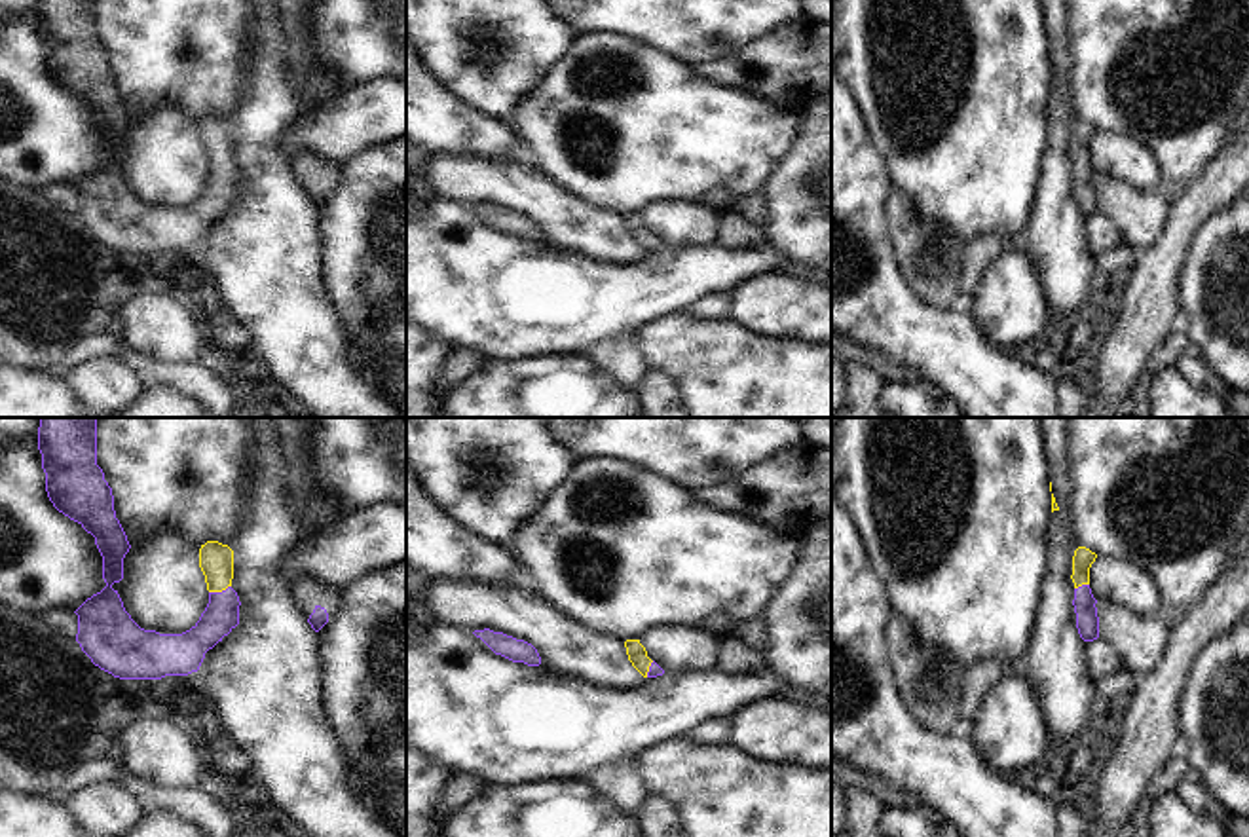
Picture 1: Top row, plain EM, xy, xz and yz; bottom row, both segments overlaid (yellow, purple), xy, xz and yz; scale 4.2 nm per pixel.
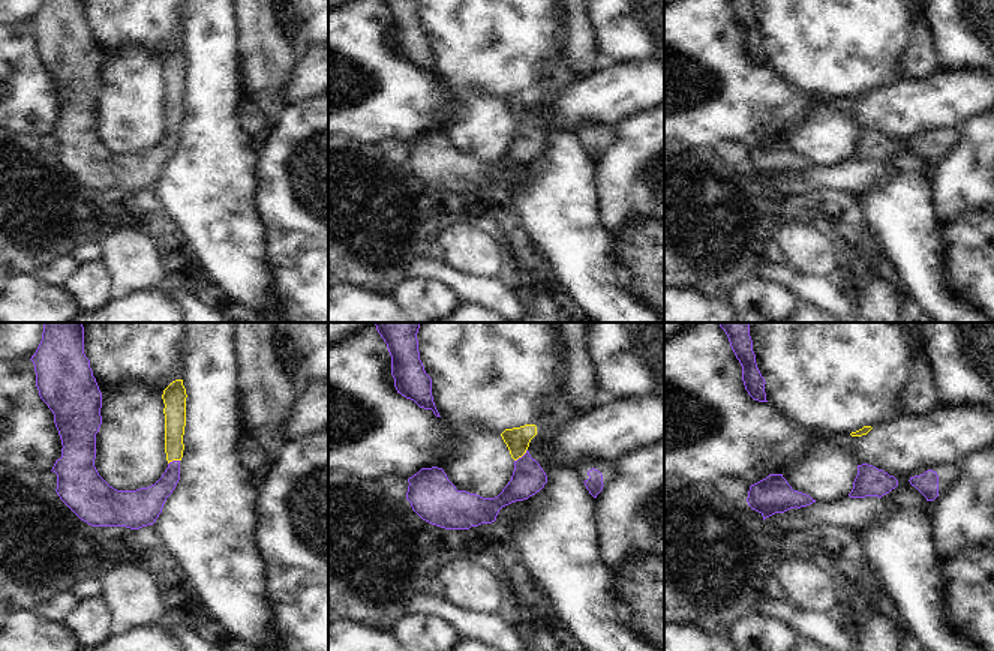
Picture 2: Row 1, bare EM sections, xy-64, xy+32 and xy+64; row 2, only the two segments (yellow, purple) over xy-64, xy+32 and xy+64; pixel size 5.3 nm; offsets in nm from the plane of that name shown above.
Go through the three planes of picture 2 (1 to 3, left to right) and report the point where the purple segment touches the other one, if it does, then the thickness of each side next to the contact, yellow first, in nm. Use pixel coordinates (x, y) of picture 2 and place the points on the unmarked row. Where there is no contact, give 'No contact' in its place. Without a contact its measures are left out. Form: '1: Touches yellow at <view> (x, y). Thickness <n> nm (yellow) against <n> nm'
1: Touches yellow at xy-64 (173, 123). Thickness 110 nm (yellow) against 150 nm
2: Touches yellow at xy+32 (520, 120). Thickness 130 nm (yellow) against 180 nm
3: No contact

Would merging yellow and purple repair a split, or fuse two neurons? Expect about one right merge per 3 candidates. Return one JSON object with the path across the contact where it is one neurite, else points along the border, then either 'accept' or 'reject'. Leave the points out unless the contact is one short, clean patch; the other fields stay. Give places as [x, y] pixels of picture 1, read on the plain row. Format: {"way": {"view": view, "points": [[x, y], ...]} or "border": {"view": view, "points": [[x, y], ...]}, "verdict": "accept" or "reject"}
{"way": {"view": "xy", "points": [[217, 135], [219, 166], [221, 190]]}, "verdict": "accept"}

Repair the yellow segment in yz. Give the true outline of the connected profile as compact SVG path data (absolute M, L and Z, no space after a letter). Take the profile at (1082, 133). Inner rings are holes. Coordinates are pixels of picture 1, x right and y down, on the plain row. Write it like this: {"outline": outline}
{"outline": "M1078 121L1072 131L1072 158L1074 158L1074 188L1076 203L1084 216L1093 216L1099 213L1099 192L1097 192L1097 175L1090 163L1090 142L1095 137L1097 129L1086 121Z"}

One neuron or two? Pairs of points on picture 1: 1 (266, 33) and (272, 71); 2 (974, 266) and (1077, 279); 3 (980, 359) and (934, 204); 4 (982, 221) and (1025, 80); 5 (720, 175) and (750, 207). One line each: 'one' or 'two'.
1: one
2: two
3: two
4: one
5: two

